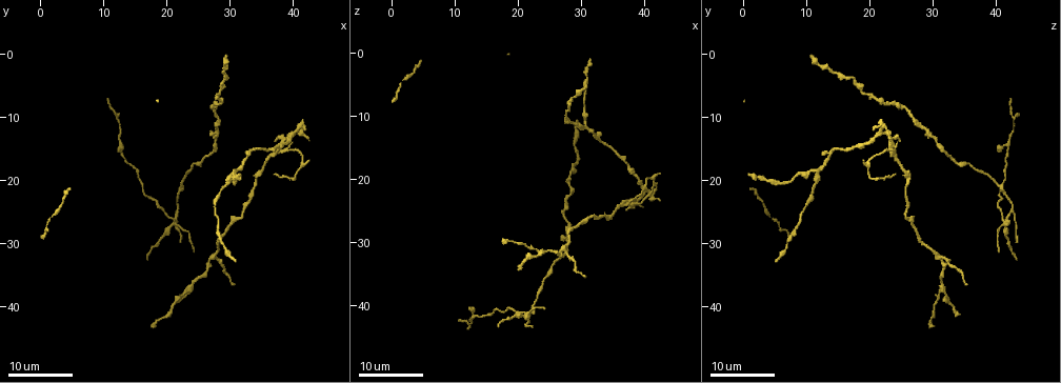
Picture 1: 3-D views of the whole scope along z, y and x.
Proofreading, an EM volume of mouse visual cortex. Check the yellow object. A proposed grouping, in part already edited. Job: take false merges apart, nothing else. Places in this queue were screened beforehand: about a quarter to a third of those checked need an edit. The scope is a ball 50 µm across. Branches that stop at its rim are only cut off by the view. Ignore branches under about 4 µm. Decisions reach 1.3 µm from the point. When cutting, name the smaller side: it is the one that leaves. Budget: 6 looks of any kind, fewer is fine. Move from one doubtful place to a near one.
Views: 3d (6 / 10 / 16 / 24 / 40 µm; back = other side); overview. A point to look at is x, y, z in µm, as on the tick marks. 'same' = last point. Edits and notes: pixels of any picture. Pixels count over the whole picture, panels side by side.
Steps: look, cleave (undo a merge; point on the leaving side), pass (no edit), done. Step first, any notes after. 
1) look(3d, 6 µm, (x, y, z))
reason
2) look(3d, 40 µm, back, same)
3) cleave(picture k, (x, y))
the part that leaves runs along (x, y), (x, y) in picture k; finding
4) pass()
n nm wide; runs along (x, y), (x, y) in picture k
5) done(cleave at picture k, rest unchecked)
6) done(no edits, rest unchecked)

look(3d, 24 µm, (21.0, 26.5, 41.5))
four-way junction

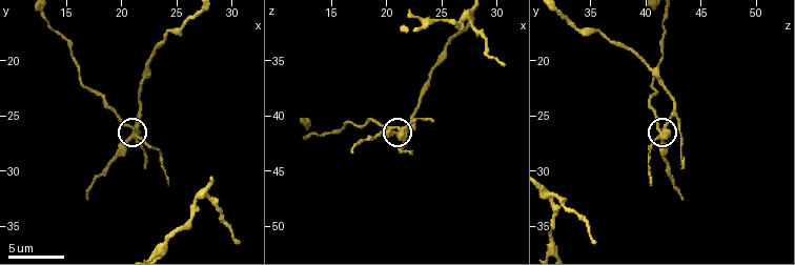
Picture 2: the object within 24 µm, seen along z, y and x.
look(3d, 10 µm, (21.2, 26.6, 41.2))
zoom in

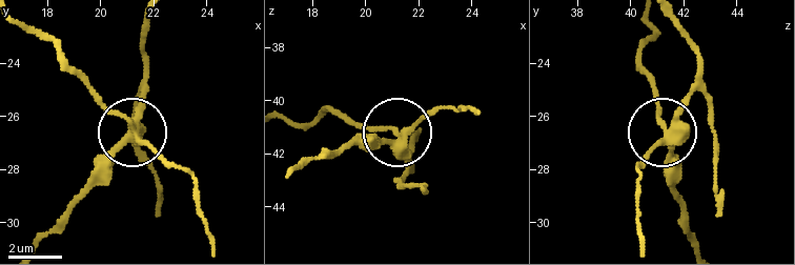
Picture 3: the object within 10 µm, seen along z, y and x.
cleave(picture 3, (108, 114))
4 arms; the part that leaves runs along (138, 134), (52, 41), (18, 27) in picture 3; two neurons meet here

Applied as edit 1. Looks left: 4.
look(3d, 24 µm, (23.0, 37.0, 31.0))
three-way junction

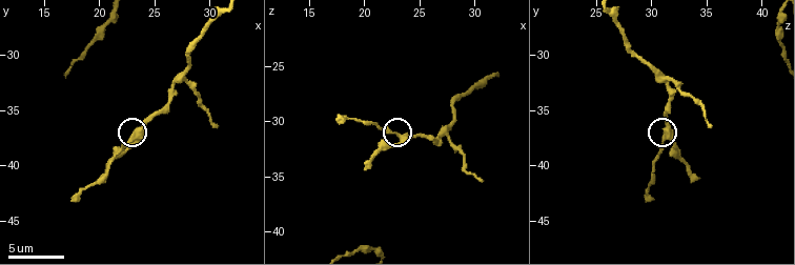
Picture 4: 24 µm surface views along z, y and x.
look(3d, 10 µm, (23.4, 37.4, 31.6))

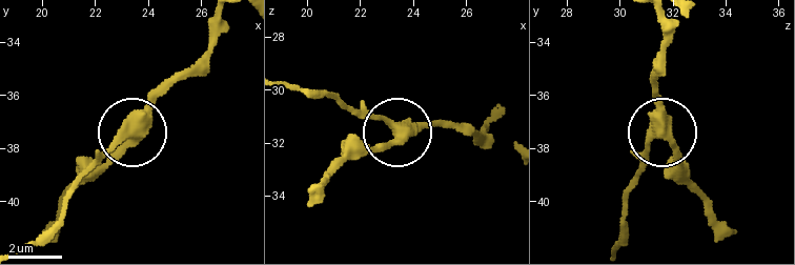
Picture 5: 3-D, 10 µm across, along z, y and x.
pass()
3 arms; runs along (218, 19), (204, 54), (90, 180) in picture 5; all the same neuron

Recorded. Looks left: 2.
look(3d, 10 µm, (27.4, 32.4, 31.0))

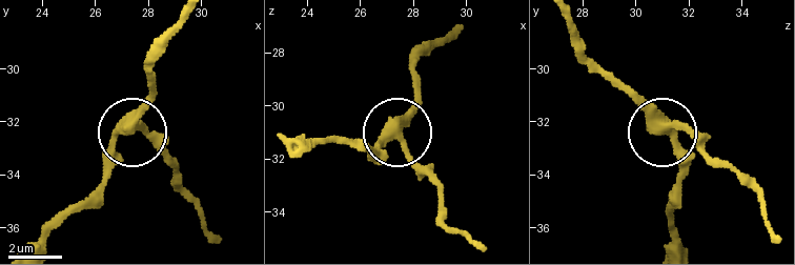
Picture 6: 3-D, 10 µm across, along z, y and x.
pass()
all the same neuron

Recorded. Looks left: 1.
done(cleave at picture 3, rest unchecked)

